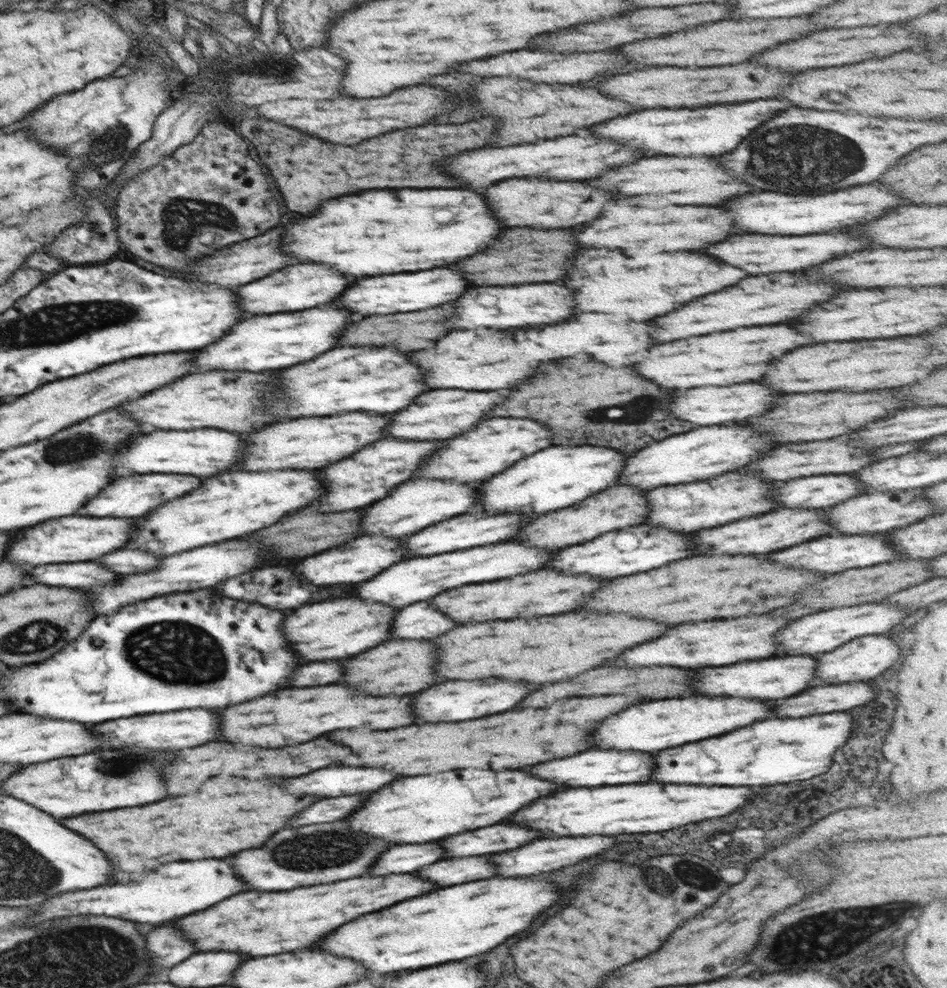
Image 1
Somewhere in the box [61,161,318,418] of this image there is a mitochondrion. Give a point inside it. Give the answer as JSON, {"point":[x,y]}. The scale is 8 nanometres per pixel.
{"point":[183,220]}

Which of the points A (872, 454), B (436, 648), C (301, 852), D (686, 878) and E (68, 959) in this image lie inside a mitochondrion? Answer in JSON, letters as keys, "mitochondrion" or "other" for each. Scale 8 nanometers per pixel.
{"A":"other","B":"other","C":"mitochondrion","D":"mitochondrion","E":"mitochondrion"}

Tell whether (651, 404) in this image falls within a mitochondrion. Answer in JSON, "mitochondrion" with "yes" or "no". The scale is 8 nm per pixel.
{"mitochondrion":"yes"}

